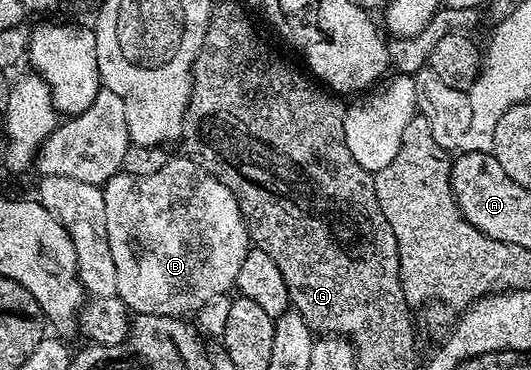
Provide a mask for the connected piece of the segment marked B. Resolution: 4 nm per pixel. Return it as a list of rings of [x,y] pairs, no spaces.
[[[105,90],[98,92],[92,105],[78,115],[63,119],[47,140],[42,141],[36,157],[37,175],[76,178],[76,182],[104,185],[104,222],[108,230],[108,246],[112,246],[112,258],[116,261],[117,297],[126,303],[131,313],[160,314],[185,317],[185,312],[197,313],[217,296],[224,296],[238,283],[240,262],[250,251],[249,231],[242,219],[238,200],[215,176],[210,176],[199,164],[189,158],[167,159],[164,170],[147,176],[117,174],[105,184],[105,180],[121,169],[124,154],[130,148],[128,118],[124,102],[118,94]]]

